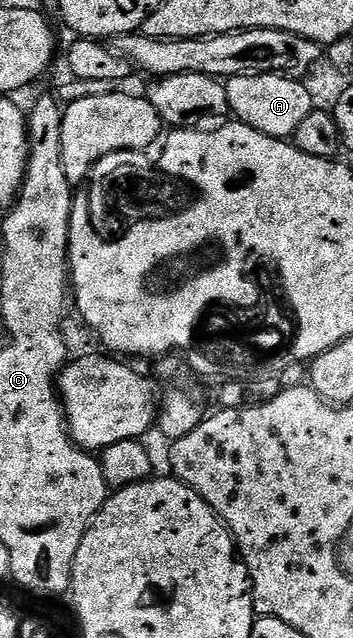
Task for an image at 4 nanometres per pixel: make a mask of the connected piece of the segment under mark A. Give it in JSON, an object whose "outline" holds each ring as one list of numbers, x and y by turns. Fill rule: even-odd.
{"outline":[[272,72,231,76,224,81,230,113,240,123,251,126,276,140,289,140,299,130,299,125,307,114,315,111,311,95,300,79,278,76]]}

